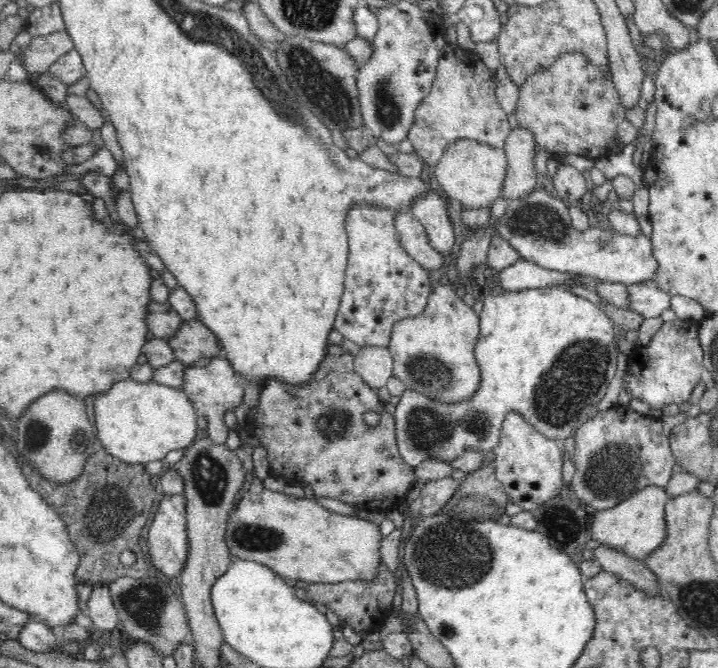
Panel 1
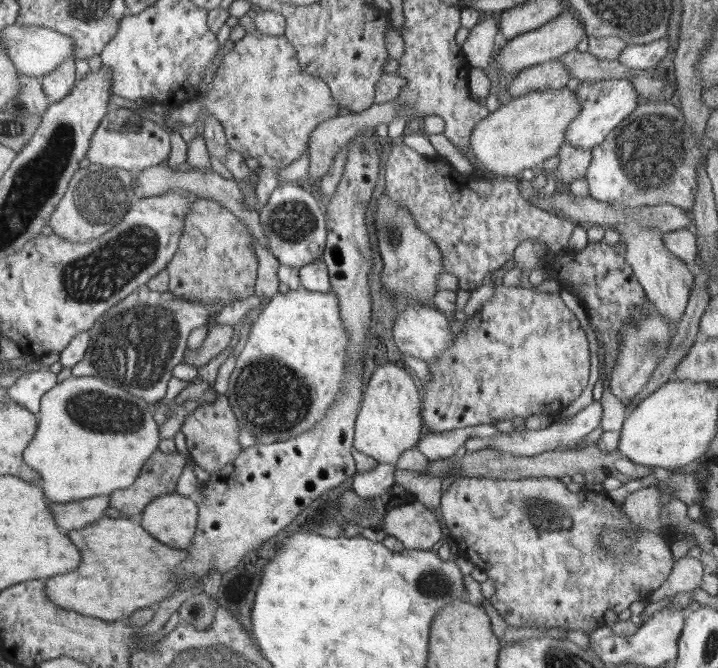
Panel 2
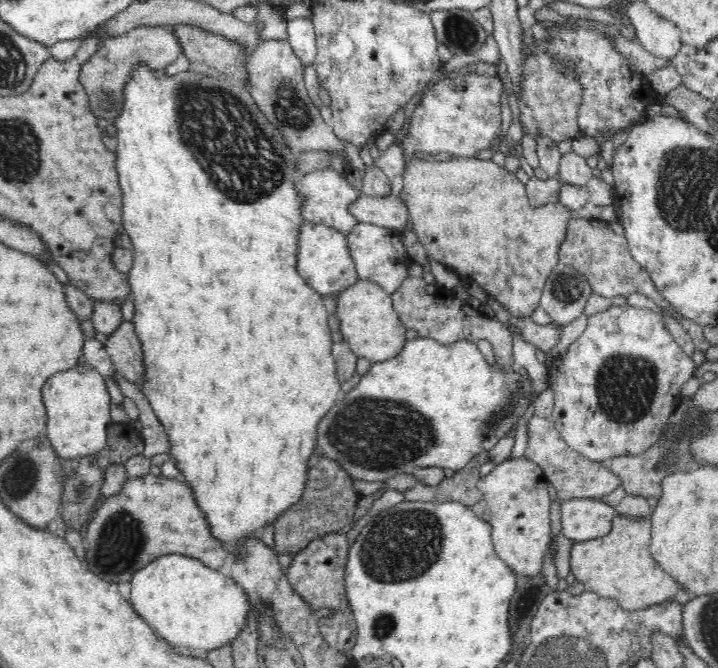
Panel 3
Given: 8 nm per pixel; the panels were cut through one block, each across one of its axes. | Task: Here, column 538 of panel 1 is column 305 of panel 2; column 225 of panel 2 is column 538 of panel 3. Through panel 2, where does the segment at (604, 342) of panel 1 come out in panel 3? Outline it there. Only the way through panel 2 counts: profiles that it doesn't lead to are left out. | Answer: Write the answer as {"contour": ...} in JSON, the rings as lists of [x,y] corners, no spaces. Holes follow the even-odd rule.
{"contour":[[[410,337],[395,357],[391,357],[390,360],[372,363],[370,370],[360,378],[360,382],[350,392],[342,394],[336,405],[332,406],[323,416],[322,421],[319,423],[320,426],[318,426],[316,438],[318,440],[316,442],[318,450],[316,451],[339,463],[341,467],[349,472],[351,477],[368,482],[386,482],[388,478],[396,474],[402,472],[413,473],[414,468],[438,467],[460,471],[477,454],[480,454],[482,451],[489,451],[496,446],[498,440],[502,439],[513,428],[513,425],[517,424],[518,420],[524,416],[528,406],[536,404],[536,399],[540,396],[540,393],[534,391],[530,377],[525,379],[519,374],[519,369],[520,367],[512,365],[511,370],[506,371],[504,375],[504,372],[498,368],[498,362],[496,362],[495,366],[489,366],[476,344],[470,344],[467,340],[444,347],[436,340],[430,340],[430,338]]]}

